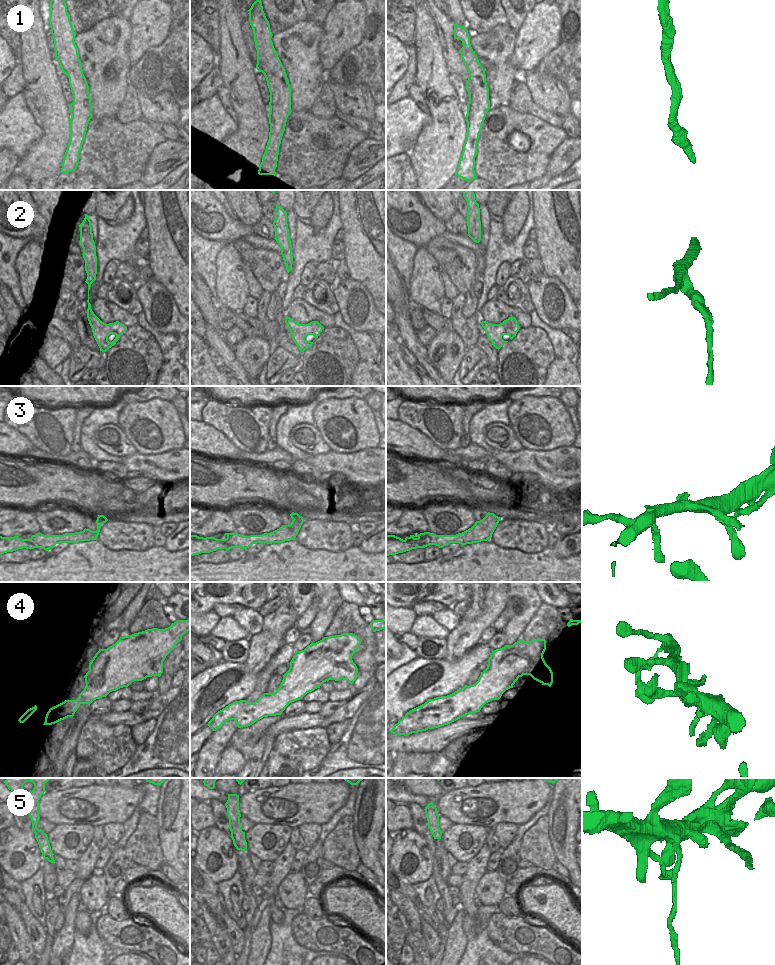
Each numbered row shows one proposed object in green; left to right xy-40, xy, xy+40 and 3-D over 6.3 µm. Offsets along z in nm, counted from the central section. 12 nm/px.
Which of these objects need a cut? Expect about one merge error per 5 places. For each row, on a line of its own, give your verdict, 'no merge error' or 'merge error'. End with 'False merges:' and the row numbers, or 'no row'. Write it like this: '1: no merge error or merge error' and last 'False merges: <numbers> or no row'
1: no merge error
2: no merge error
3: no merge error
4: no merge error
5: merge error
False merges: 5

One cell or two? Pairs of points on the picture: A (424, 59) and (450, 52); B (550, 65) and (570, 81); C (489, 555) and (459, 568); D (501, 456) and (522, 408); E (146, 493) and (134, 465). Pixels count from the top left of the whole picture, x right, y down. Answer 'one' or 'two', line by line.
A: two
B: one
C: one
D: two
E: two

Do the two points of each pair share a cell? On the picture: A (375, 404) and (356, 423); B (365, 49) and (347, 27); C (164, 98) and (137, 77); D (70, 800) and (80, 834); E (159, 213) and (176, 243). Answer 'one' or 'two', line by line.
A: two
B: two
C: two
D: two
E: one

